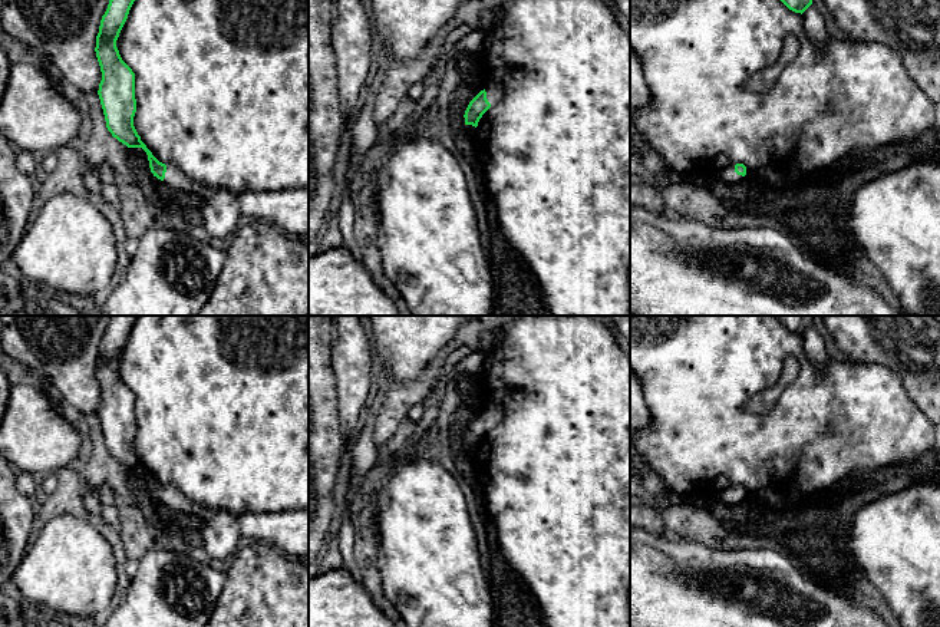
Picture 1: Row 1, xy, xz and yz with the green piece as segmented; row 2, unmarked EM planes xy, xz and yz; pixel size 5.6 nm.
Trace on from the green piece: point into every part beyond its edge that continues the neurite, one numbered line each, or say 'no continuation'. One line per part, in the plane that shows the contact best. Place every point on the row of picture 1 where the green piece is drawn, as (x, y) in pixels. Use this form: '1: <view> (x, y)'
1: xz (494, 93)

